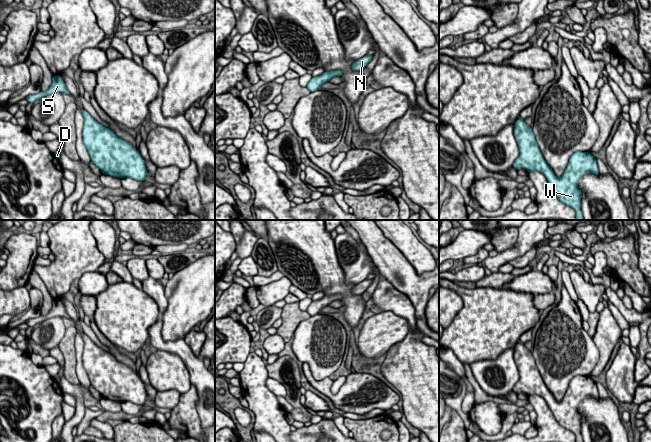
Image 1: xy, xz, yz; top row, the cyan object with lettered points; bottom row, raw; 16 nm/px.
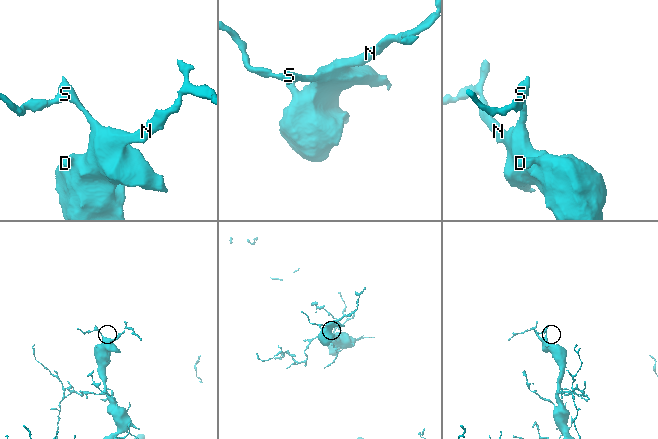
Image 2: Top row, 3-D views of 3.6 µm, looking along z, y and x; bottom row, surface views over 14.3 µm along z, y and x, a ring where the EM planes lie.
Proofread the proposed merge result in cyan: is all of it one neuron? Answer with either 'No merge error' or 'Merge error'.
No merge error

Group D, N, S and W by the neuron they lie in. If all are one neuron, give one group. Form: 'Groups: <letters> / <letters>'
Groups: D N S W

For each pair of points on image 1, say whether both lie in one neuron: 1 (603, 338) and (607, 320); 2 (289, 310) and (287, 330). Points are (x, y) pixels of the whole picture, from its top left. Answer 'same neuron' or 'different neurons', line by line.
1: same neuron
2: same neuron

